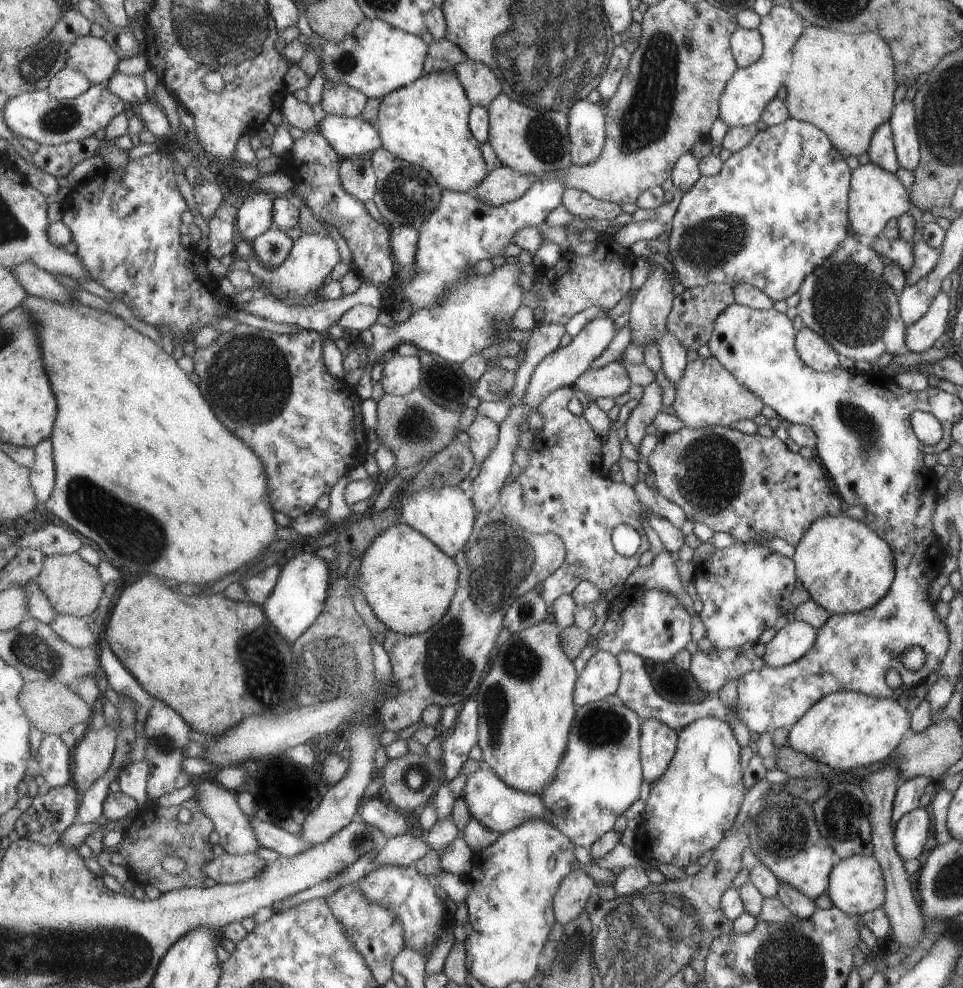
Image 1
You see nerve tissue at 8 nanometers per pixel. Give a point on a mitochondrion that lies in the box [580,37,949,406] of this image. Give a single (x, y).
(847, 301)

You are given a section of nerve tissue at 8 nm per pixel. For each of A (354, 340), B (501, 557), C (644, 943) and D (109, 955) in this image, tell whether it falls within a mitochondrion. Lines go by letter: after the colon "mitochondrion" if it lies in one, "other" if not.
A: other
B: mitochondrion
C: mitochondrion
D: mitochondrion

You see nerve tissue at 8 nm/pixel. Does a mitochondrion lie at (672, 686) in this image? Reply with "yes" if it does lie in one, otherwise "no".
no

